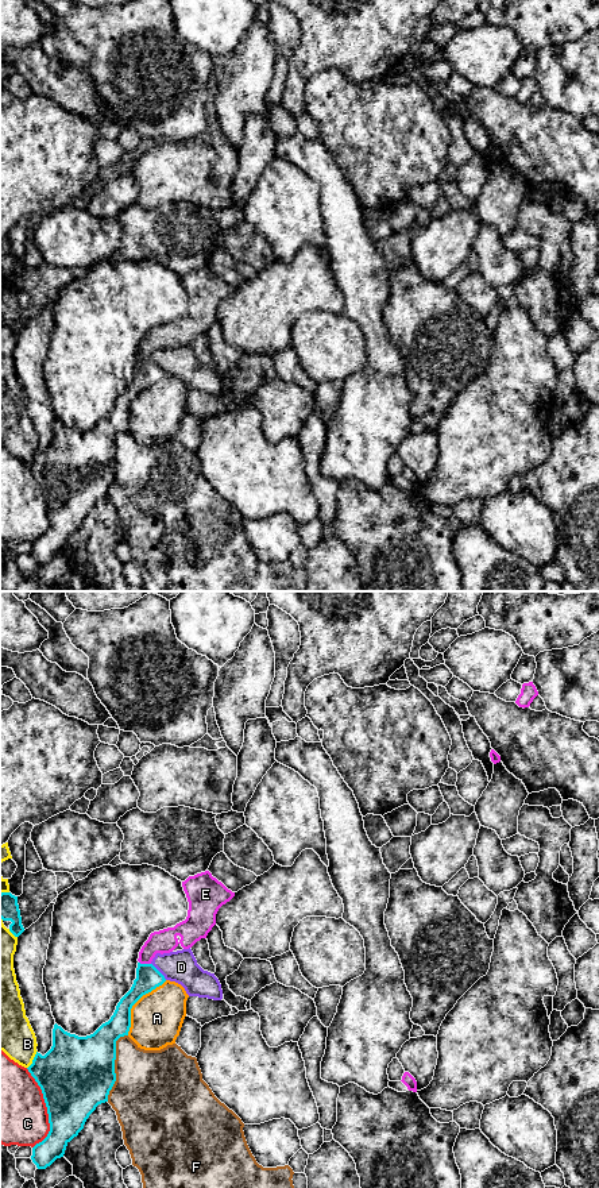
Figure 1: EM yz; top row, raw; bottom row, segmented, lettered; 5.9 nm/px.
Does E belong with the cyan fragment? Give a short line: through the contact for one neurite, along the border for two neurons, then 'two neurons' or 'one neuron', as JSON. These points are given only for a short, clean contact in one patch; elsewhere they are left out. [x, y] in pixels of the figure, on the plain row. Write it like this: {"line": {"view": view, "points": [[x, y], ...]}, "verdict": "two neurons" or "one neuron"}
{"line": {"view": "yz", "points": [[149, 373], [145, 359], [145, 353], [163, 336]]}, "verdict": "one neuron"}

